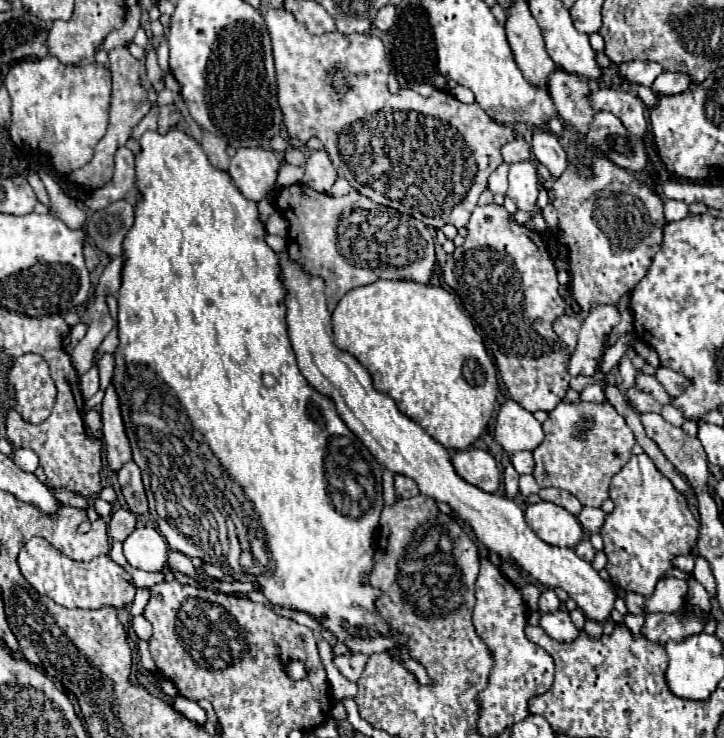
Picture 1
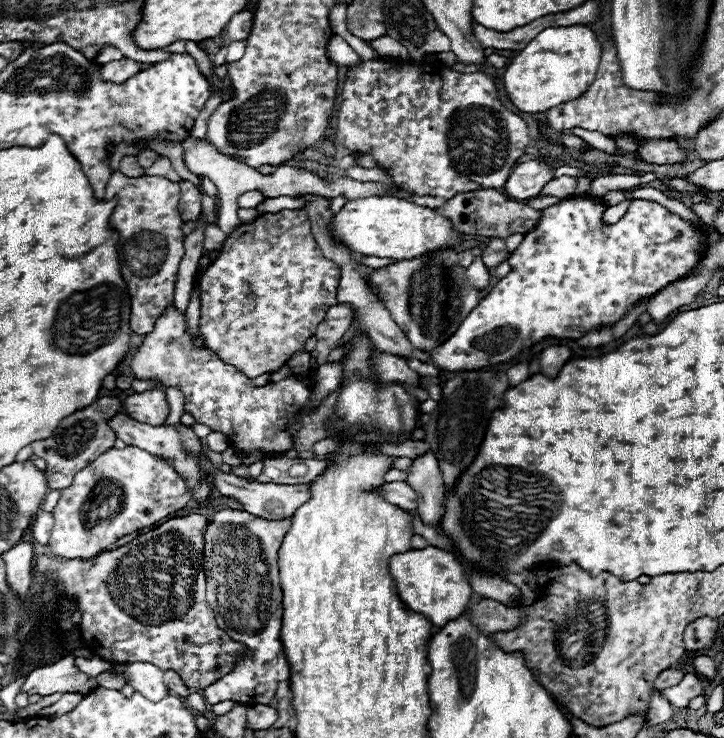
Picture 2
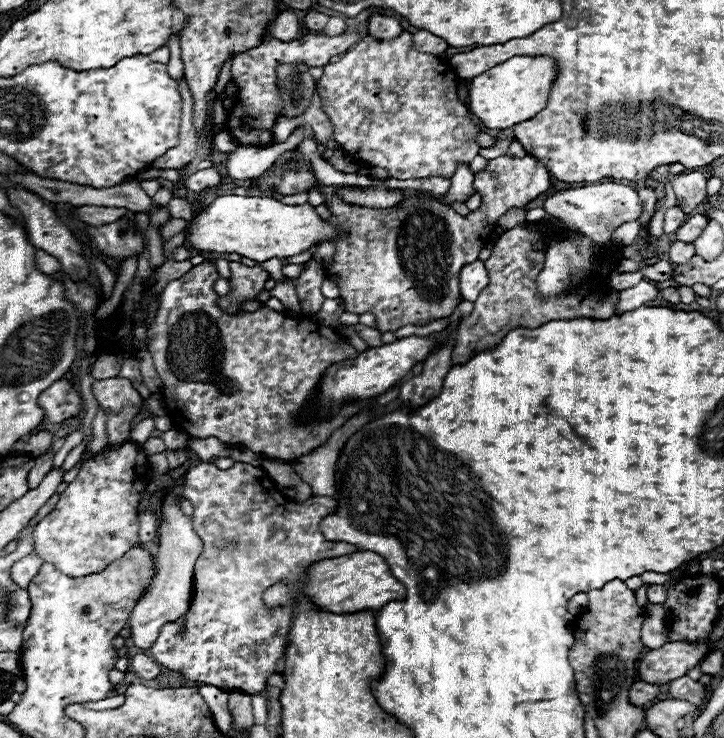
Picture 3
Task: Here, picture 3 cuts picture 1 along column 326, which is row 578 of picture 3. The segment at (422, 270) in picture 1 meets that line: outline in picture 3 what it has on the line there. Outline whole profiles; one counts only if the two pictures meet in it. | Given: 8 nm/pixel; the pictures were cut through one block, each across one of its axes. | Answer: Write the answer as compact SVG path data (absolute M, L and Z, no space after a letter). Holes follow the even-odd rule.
M238 462L228 470L218 470L214 464L192 466L182 482L182 498L188 498L194 506L192 524L196 534L204 542L204 550L196 560L194 582L196 592L186 614L186 632L180 634L180 620L162 628L156 644L150 648L150 656L164 668L182 672L186 680L204 682L226 692L242 690L246 694L260 694L266 688L266 680L276 674L276 664L284 656L288 646L288 632L294 618L294 604L266 608L262 596L276 582L290 582L292 592L300 590L300 578L310 568L324 558L338 558L354 554L360 548L346 542L328 542L320 532L320 522L324 516L334 514L338 502L334 498L312 496L306 502L294 502L276 486L276 482L266 476L262 468Z

